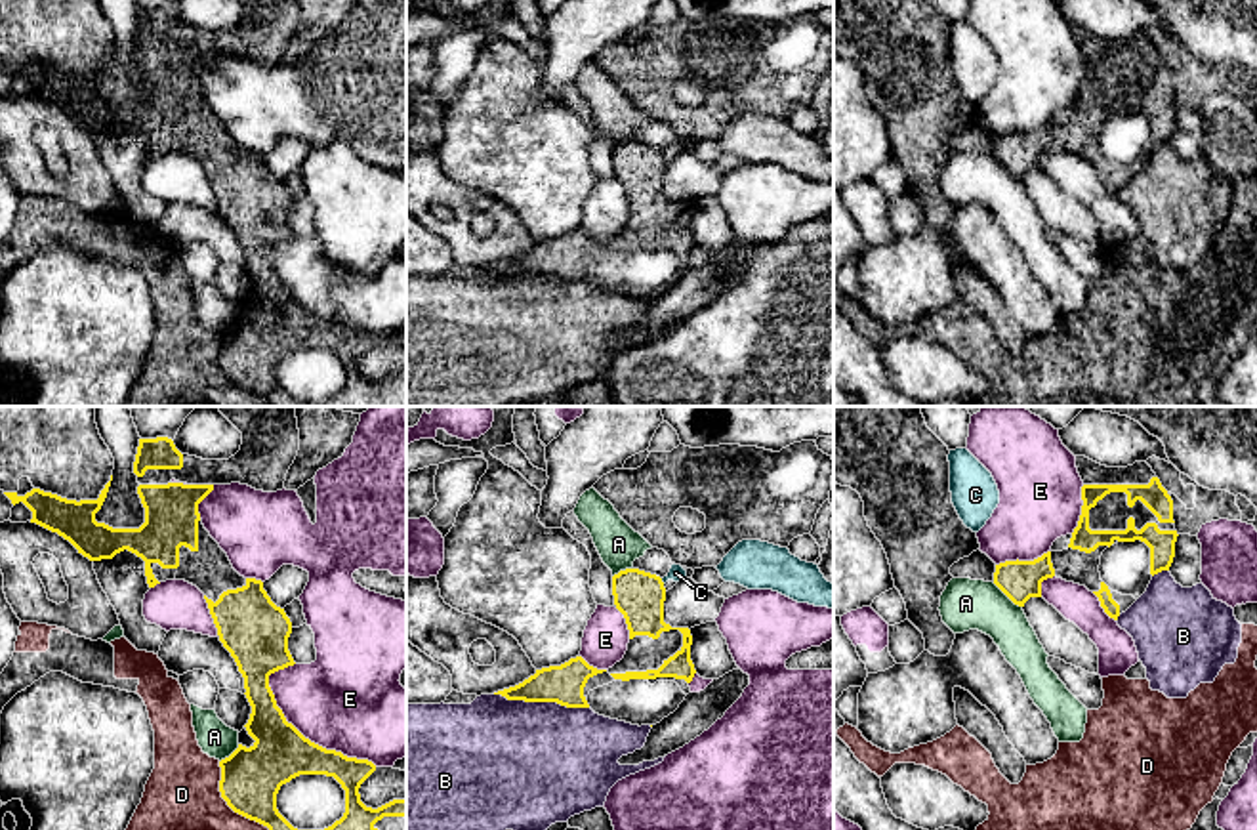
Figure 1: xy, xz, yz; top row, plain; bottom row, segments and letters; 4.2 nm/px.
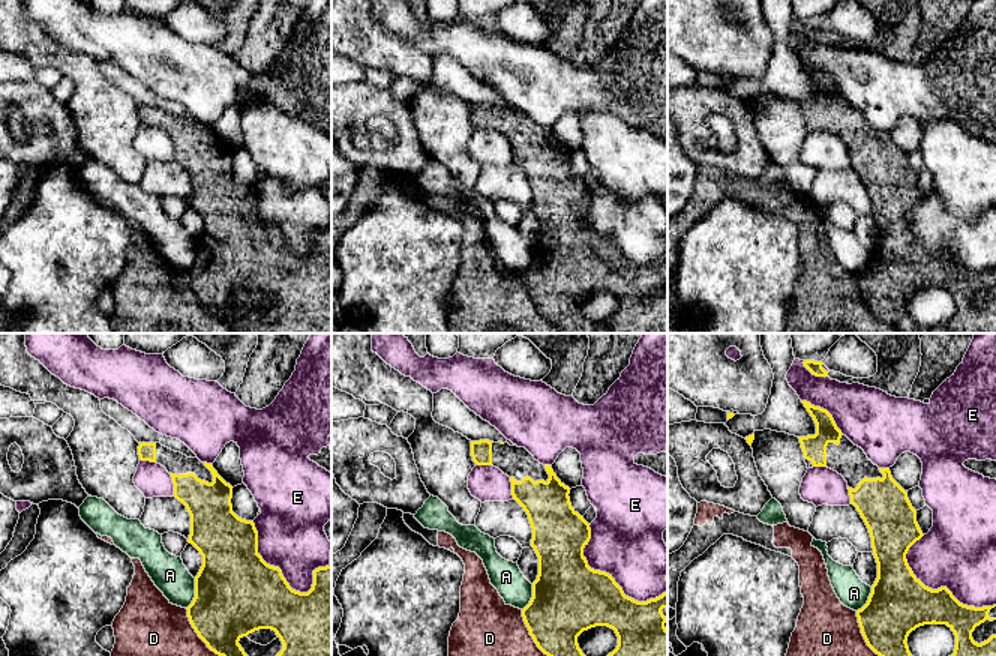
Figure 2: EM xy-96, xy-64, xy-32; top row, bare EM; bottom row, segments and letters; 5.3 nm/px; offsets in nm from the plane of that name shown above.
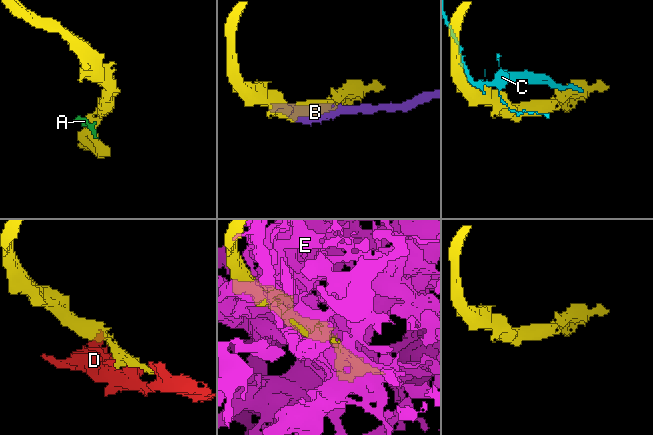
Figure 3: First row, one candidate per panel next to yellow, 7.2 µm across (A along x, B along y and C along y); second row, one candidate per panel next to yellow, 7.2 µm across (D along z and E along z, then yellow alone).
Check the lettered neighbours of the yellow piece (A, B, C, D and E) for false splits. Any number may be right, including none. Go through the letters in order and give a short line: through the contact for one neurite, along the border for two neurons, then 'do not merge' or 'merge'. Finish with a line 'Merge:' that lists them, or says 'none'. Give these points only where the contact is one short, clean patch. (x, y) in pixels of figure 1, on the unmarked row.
A: do not merge
B: do not merge
C: do not merge
D: do not merge
E: do not merge
Merge: none

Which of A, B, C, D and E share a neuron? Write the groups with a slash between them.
A E / B / C / D

